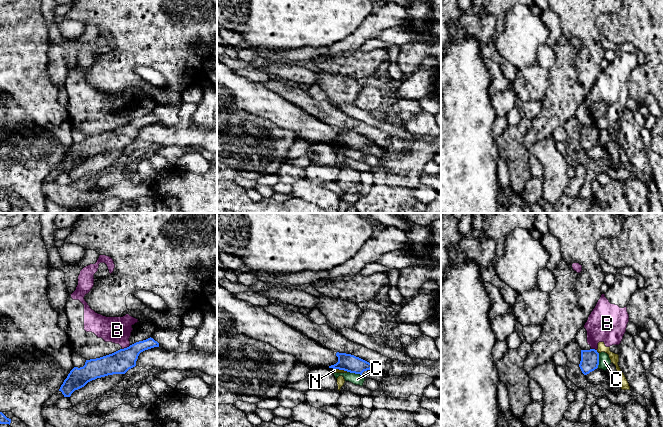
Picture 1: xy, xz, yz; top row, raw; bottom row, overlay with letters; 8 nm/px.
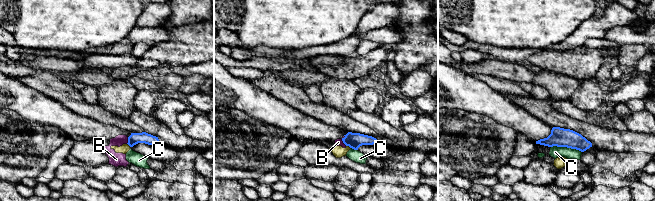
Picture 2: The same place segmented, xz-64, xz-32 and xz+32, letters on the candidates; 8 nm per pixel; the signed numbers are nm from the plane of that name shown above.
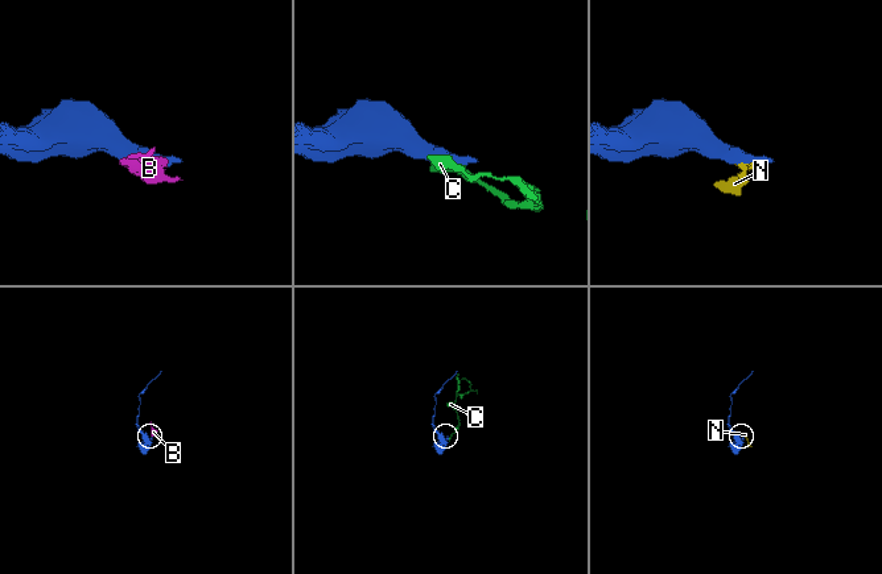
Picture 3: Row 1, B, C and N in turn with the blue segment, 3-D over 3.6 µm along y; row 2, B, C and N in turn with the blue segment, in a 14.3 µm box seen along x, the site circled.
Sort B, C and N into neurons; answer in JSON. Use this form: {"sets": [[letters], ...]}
{"sets": [["B", "N"], ["C"]]}

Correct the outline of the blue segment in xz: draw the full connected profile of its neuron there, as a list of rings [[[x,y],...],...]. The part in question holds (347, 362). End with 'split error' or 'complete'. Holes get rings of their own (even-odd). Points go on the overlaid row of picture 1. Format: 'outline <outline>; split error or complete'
outline [[[337,352],[336,356],[338,357],[338,362],[329,366],[329,368],[360,374],[365,378],[376,381],[381,380],[387,376],[387,374],[374,369],[371,363],[354,355]]]; split error

